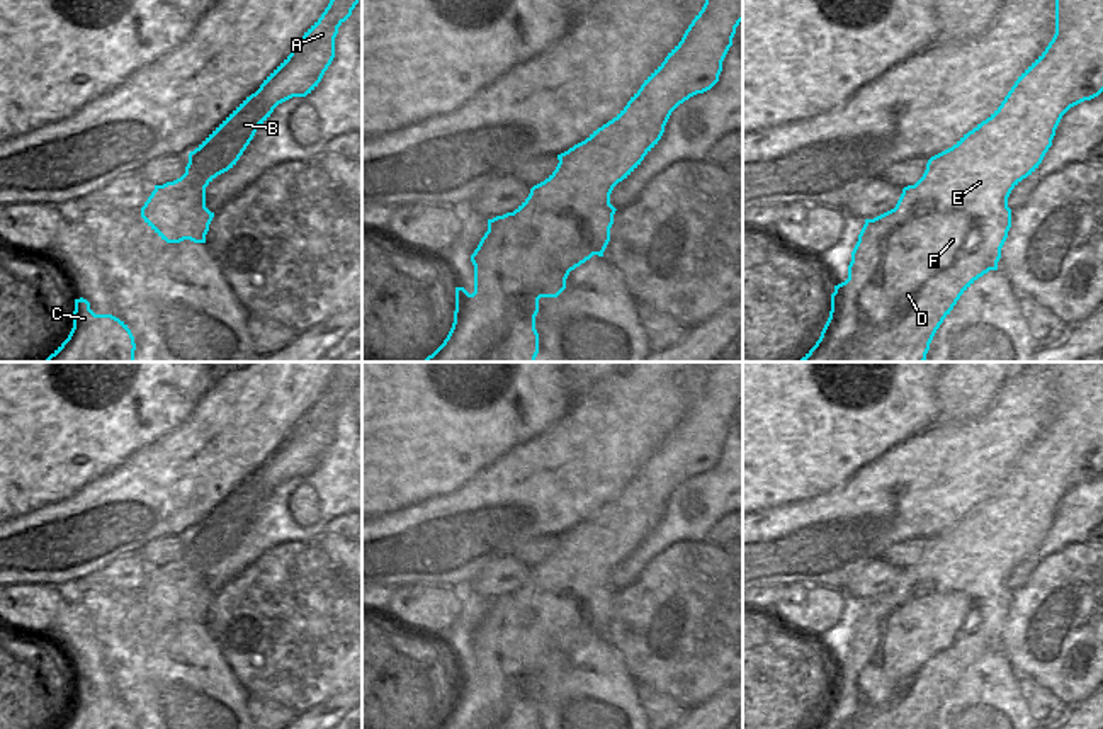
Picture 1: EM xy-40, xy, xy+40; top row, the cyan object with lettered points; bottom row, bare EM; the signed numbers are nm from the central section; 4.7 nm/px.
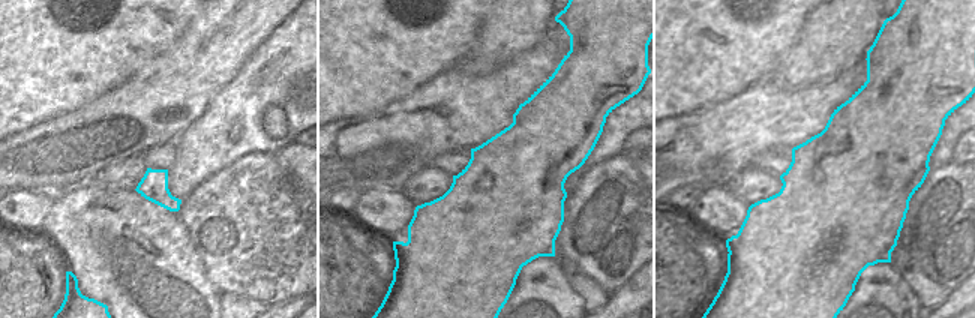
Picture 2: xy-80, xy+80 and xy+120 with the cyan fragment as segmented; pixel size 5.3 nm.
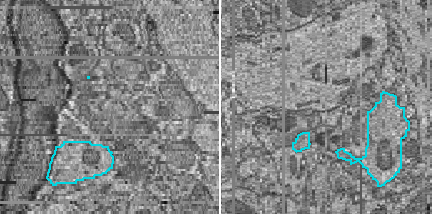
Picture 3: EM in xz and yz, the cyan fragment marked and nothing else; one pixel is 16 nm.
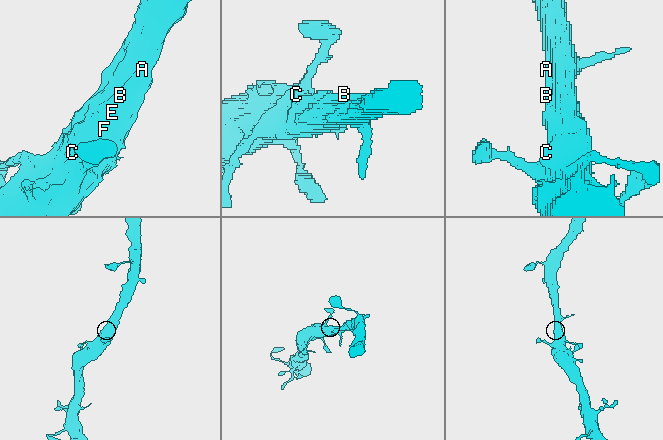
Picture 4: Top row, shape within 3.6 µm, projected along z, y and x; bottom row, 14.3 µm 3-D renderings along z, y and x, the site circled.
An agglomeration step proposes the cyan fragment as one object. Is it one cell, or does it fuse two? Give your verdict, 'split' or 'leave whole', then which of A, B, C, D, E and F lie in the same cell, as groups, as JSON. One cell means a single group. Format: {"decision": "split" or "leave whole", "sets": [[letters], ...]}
{"decision": "leave whole", "sets": [["A", "B", "C", "D", "E", "F"]]}

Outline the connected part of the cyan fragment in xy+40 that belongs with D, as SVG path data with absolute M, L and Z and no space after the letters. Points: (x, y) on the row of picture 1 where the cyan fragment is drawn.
M1055 0L1055 34L1045 51L1018 76L1001 105L972 131L964 134L952 148L931 156L926 163L923 177L914 184L902 189L902 194L894 209L874 218L865 219L858 235L858 241L851 251L848 265L848 279L834 285L831 294L829 318L821 331L816 345L799 362L925 362L930 343L950 314L960 296L984 274L998 270L1001 248L1011 228L1011 209L1008 197L1011 190L1028 175L1032 175L1042 163L1045 153L1052 146L1055 129L1062 116L1074 105L1091 100L1103 92L1103 0Z

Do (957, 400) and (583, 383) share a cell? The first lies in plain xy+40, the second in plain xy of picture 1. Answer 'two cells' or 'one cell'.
one cell

